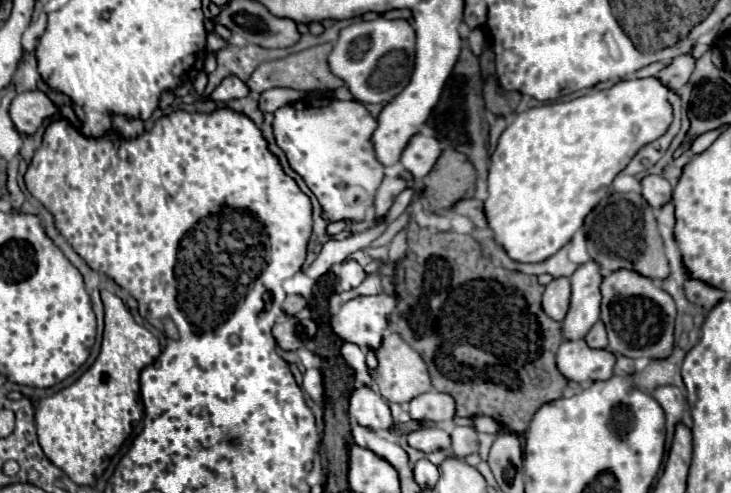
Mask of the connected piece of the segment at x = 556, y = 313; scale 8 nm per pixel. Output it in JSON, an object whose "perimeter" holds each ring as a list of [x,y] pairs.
{"perimeter":[[[568,277],[552,279],[546,285],[546,291],[542,297],[542,309],[554,321],[564,321],[568,307],[570,307],[570,279]]]}

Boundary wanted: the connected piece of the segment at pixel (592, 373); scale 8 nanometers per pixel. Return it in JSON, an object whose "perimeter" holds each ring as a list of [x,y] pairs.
{"perimeter":[[[564,339],[556,351],[556,365],[568,381],[590,385],[614,375],[616,355],[608,349],[592,349],[584,339]]]}

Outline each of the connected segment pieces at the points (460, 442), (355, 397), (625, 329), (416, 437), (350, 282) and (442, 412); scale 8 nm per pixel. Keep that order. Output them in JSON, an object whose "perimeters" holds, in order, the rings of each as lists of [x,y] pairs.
{"perimeters":[[[[454,427],[452,431],[452,453],[456,457],[468,457],[478,453],[478,435],[472,427]]],[[[358,385],[350,393],[350,417],[372,431],[392,425],[388,401],[368,385]]],[[[620,269],[602,281],[602,321],[608,331],[608,347],[630,359],[666,359],[674,349],[674,299],[652,279]]],[[[424,427],[408,435],[408,445],[424,453],[450,449],[450,435],[440,427]]],[[[348,261],[348,263],[340,265],[340,285],[342,285],[342,290],[350,291],[350,289],[358,287],[364,279],[366,279],[366,273],[356,261]]],[[[430,391],[410,401],[410,415],[416,421],[452,421],[456,417],[456,401],[446,393]]]]}

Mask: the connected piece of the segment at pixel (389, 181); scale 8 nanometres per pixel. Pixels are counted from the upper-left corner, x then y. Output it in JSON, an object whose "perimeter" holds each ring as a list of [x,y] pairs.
{"perimeter":[[[384,177],[378,193],[376,193],[376,217],[384,217],[388,213],[388,209],[392,207],[394,199],[400,195],[400,191],[406,187],[406,183],[400,177]]]}

